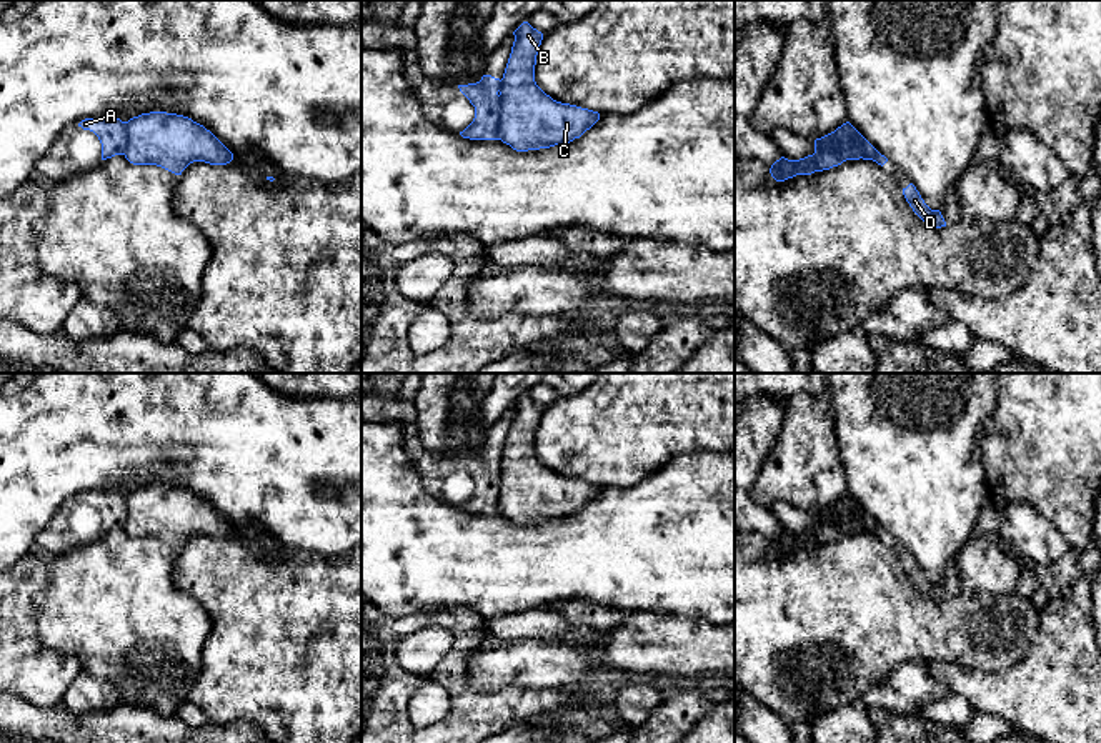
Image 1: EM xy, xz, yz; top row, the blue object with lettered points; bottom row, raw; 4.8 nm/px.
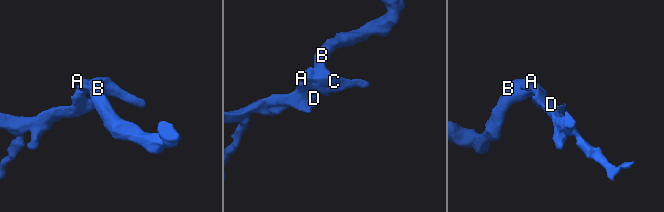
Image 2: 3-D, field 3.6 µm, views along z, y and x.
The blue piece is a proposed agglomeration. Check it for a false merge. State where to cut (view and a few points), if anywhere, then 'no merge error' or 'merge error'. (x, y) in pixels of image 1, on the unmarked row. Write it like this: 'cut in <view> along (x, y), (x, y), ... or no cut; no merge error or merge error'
cut in xz along (500, 468), (497, 512); merge error

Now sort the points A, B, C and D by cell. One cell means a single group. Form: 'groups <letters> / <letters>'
groups A D / B C

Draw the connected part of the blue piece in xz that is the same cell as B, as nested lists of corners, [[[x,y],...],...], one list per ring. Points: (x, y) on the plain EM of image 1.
[[[523,395],[513,408],[500,463],[498,513],[516,525],[528,525],[580,511],[600,493],[600,486],[546,468],[535,455],[543,406]]]

